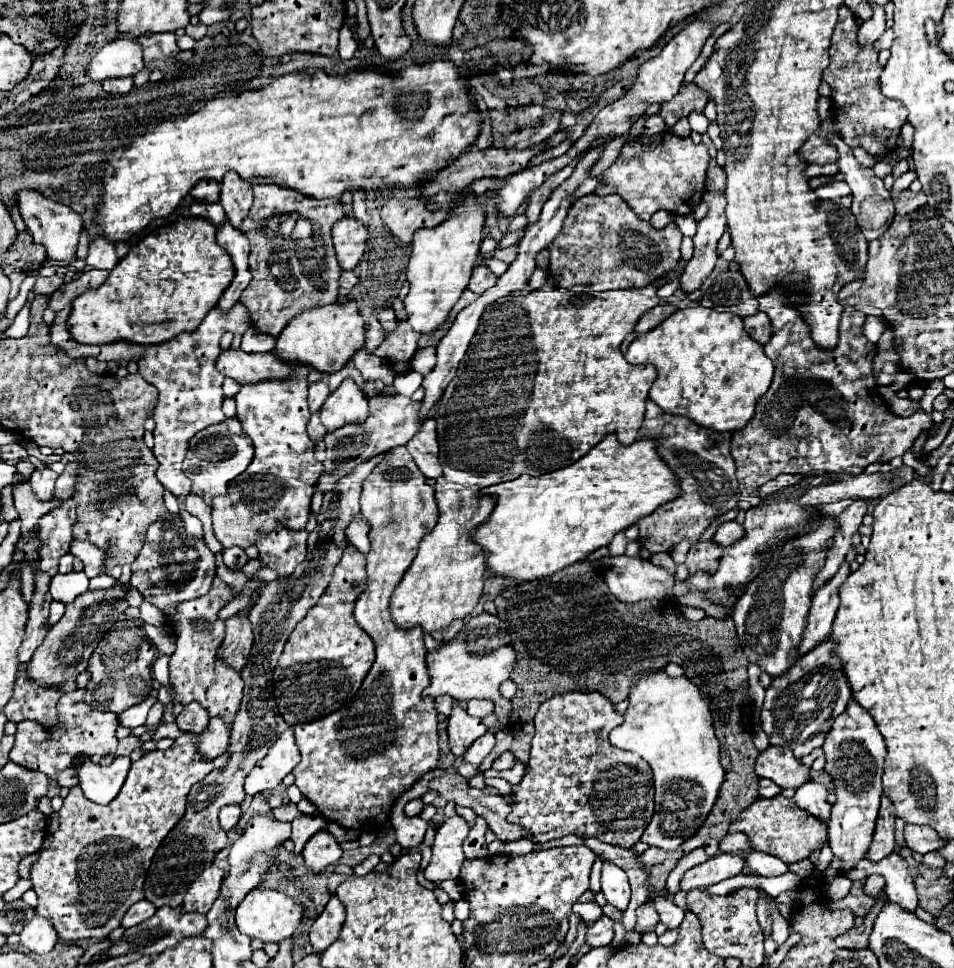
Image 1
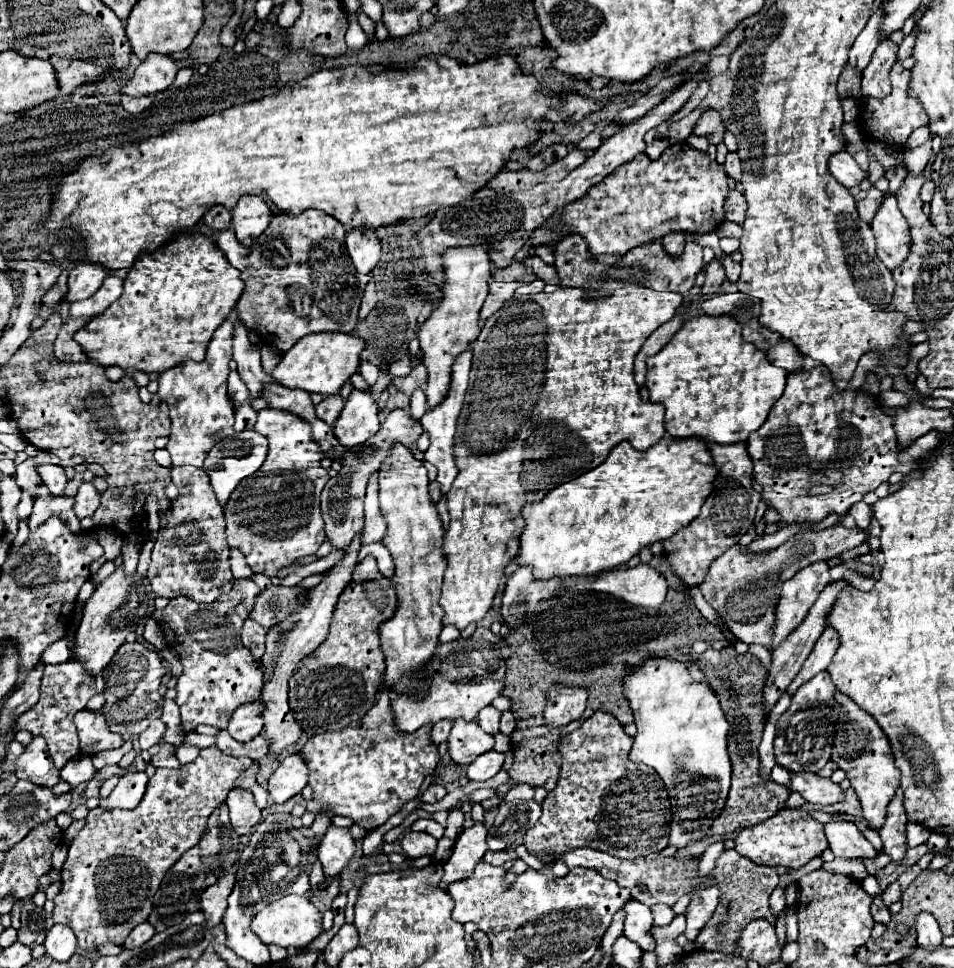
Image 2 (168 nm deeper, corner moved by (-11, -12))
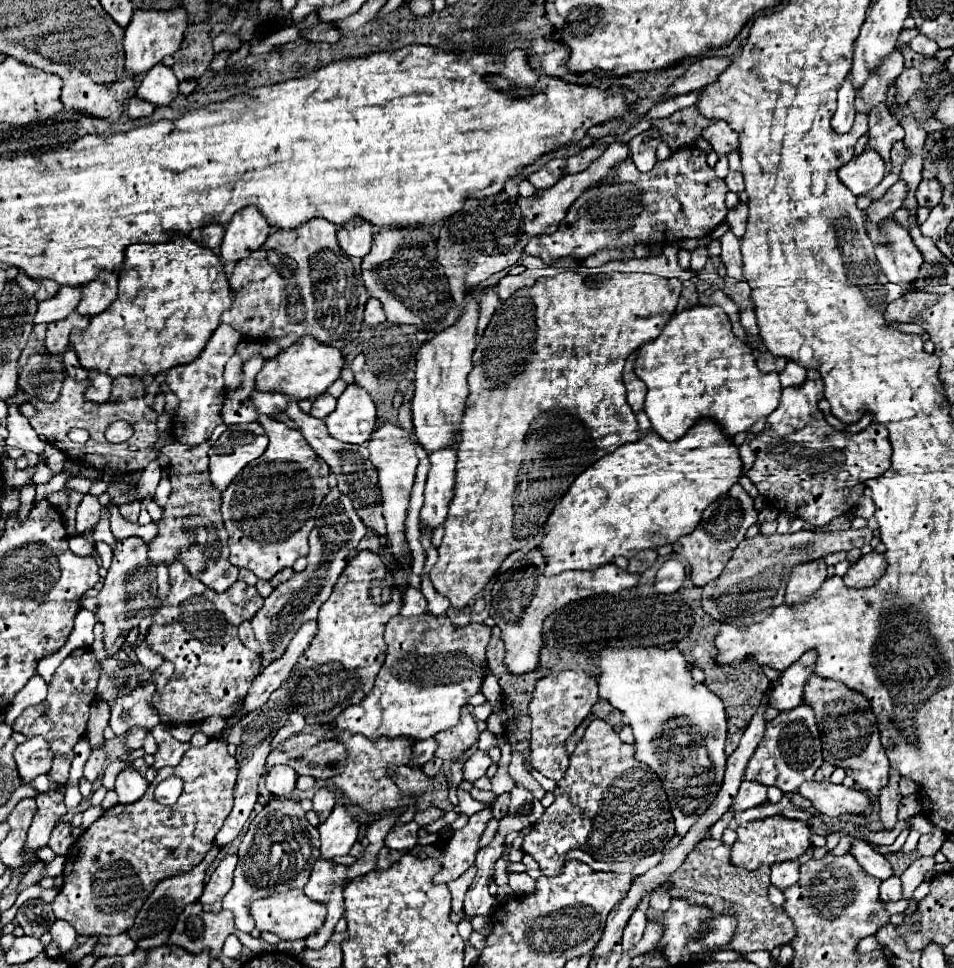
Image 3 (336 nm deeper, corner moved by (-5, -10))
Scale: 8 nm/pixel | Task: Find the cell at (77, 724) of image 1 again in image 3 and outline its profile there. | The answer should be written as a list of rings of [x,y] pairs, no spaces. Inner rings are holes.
[[[35,736],[15,748],[15,762],[23,782],[33,782],[51,770],[51,748],[45,738]]]

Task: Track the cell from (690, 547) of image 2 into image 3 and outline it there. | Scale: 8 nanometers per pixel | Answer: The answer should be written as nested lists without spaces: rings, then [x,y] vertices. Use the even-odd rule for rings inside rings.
[[[735,484],[725,496],[721,496],[715,504],[711,504],[701,524],[687,536],[681,536],[673,548],[675,554],[683,556],[691,564],[691,580],[697,586],[705,586],[711,580],[717,580],[717,576],[723,572],[727,560],[733,556],[733,550],[737,544],[745,538],[745,532],[749,526],[757,522],[757,510],[753,506],[753,498],[741,488],[741,484]]]

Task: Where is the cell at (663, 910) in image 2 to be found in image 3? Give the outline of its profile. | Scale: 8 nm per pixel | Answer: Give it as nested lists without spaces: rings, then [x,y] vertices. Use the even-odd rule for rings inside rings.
[[[665,884],[663,888],[659,886],[657,890],[651,892],[651,900],[649,900],[649,906],[655,908],[655,910],[667,910],[669,908],[669,902],[671,902],[671,892],[669,892],[669,884]]]

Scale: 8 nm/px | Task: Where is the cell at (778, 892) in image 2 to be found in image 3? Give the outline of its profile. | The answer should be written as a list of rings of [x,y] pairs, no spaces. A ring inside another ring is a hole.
[[[797,860],[773,864],[771,866],[771,884],[775,884],[777,888],[793,886],[799,880],[799,866],[801,864]]]

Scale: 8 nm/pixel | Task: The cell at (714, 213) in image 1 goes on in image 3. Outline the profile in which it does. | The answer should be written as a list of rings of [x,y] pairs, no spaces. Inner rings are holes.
[[[637,352],[627,358],[625,370],[623,370],[623,382],[625,382],[625,386],[627,386],[627,402],[629,402],[631,410],[633,410],[635,414],[639,414],[639,412],[643,410],[643,402],[645,402],[647,388],[645,388],[645,384],[643,384],[643,382],[635,376],[635,372],[633,372],[633,360],[635,360],[635,356],[637,356]]]

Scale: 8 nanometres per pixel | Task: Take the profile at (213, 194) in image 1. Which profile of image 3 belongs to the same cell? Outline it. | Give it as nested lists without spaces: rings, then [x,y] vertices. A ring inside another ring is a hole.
[[[209,224],[201,230],[201,236],[203,236],[203,244],[207,248],[217,248],[223,240],[223,234],[225,234],[225,228],[221,224]]]

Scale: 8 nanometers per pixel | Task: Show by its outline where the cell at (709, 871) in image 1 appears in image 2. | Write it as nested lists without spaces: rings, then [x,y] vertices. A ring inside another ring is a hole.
[[[711,886],[711,888],[705,888],[701,890],[687,906],[687,930],[685,930],[685,936],[687,940],[695,940],[699,936],[699,932],[703,930],[703,926],[707,924],[707,920],[713,916],[717,904],[719,904],[719,898],[721,898],[721,890],[719,886]]]

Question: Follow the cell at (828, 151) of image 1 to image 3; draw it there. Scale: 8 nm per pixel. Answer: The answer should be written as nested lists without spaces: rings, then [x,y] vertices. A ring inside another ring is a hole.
[[[867,148],[863,154],[857,156],[857,160],[851,160],[843,168],[839,168],[839,180],[855,194],[855,196],[865,196],[873,188],[881,184],[885,176],[885,164],[883,158]]]

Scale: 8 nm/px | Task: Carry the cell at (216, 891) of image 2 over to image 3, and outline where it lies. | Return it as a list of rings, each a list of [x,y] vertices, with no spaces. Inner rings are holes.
[[[227,854],[219,862],[219,866],[211,874],[211,878],[205,884],[203,894],[199,898],[199,902],[203,904],[203,910],[207,910],[207,912],[219,912],[221,910],[221,900],[223,900],[223,896],[229,892],[229,888],[233,884],[235,866],[237,866],[237,856],[235,854]]]

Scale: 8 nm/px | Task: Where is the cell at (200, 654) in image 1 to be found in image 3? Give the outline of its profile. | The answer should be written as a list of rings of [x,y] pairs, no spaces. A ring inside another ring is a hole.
[[[177,562],[169,566],[169,586],[171,590],[155,614],[145,642],[163,660],[173,662],[175,672],[167,686],[155,692],[153,706],[165,726],[201,722],[209,716],[227,718],[233,714],[237,700],[247,694],[259,668],[259,656],[241,644],[237,628],[257,614],[263,598],[253,586],[239,580],[223,594],[213,592]]]

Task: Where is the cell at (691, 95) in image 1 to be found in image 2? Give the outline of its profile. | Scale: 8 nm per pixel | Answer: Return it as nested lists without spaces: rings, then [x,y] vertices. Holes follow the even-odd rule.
[[[705,110],[693,128],[693,134],[705,136],[711,144],[719,144],[723,140],[723,132],[725,132],[723,120],[715,110]]]

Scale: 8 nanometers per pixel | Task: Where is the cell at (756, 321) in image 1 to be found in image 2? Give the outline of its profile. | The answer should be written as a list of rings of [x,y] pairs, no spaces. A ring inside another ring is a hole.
[[[779,338],[779,342],[773,346],[773,350],[767,352],[767,358],[775,366],[779,366],[779,368],[783,368],[787,372],[797,370],[801,366],[801,358],[799,358],[797,348],[793,344],[789,344],[787,340],[783,340],[783,338]]]

